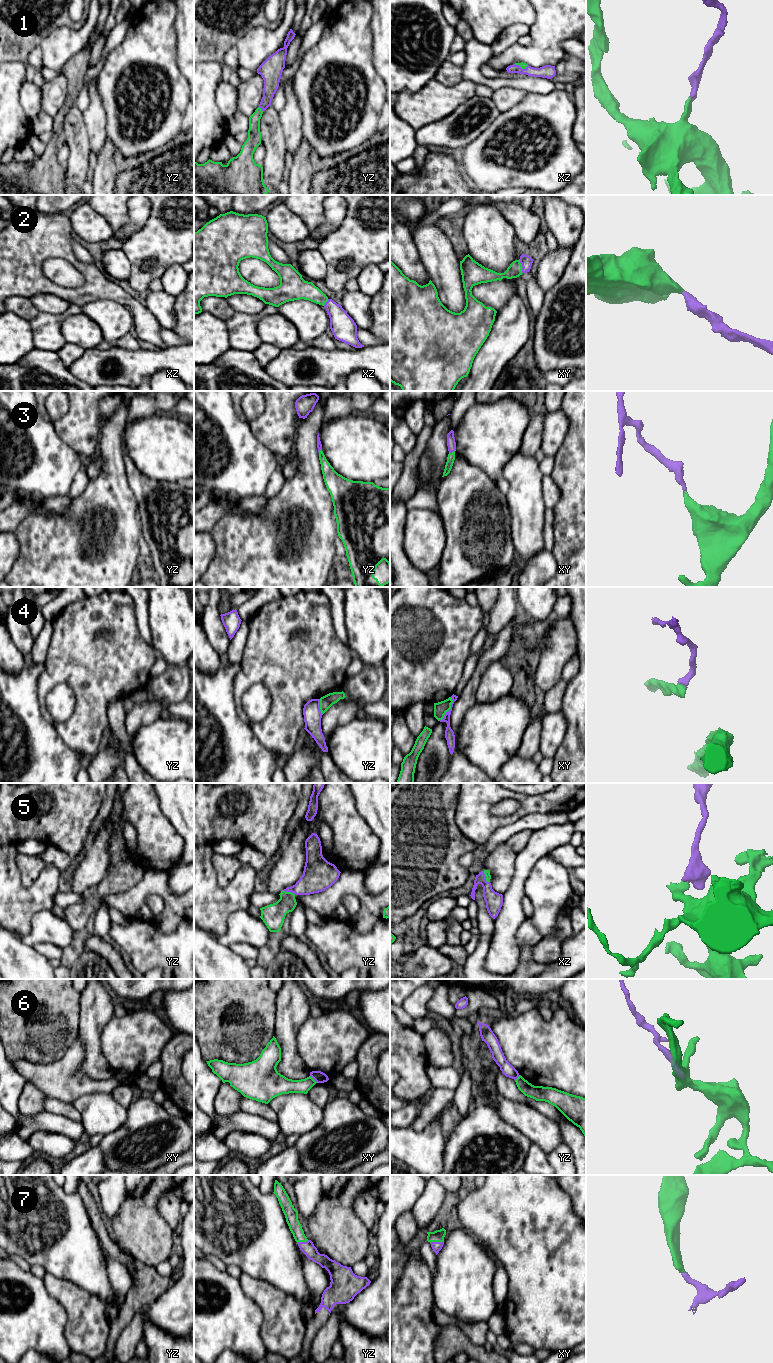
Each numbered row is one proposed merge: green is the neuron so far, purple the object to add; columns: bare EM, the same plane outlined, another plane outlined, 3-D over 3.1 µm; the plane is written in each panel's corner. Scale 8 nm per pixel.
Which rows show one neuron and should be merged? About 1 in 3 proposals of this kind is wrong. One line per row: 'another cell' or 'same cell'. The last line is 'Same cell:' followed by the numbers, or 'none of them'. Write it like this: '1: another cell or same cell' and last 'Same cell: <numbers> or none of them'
1: same cell
2: same cell
3: same cell
4: another cell
5: same cell
6: another cell
7: same cell
Same cell: 1, 2, 3, 5, 7

